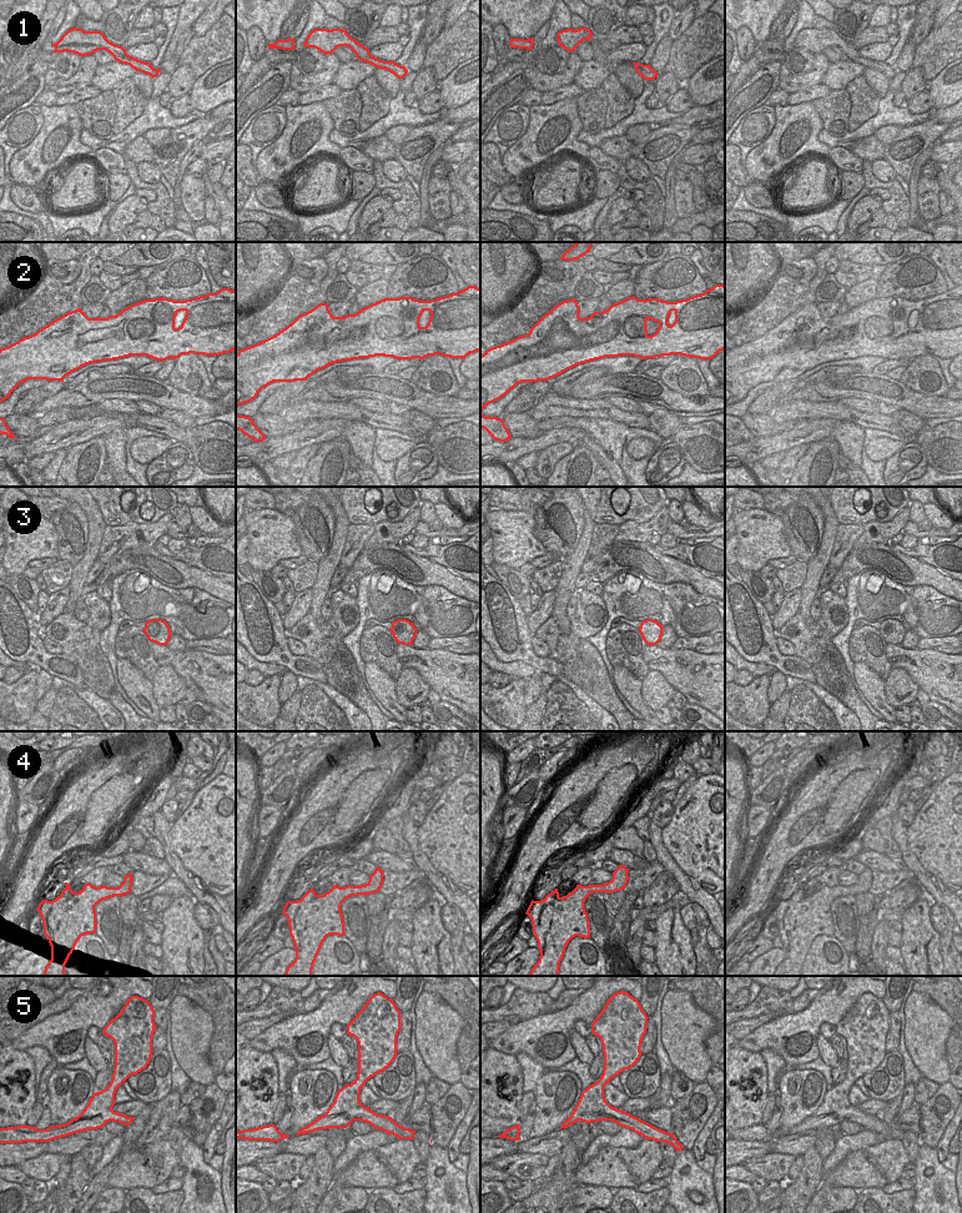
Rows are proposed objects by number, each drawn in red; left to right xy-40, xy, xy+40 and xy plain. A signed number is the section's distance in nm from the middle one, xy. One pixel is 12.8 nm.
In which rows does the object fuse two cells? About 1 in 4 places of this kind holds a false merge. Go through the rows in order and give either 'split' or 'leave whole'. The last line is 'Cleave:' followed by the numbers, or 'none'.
1: leave whole
2: leave whole
3: split
4: leave whole
5: leave whole
Cleave: 3

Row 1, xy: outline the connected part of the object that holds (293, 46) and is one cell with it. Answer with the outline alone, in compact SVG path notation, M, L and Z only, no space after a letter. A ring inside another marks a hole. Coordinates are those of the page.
M291 36L286 40L277 40L275 44L268 44L268 49L294 50L294 39Z

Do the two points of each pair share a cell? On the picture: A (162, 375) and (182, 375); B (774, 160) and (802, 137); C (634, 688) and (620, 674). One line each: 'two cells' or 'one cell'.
A: two cells
B: one cell
C: one cell

